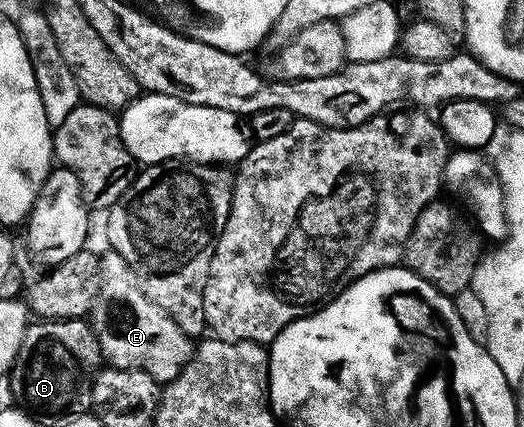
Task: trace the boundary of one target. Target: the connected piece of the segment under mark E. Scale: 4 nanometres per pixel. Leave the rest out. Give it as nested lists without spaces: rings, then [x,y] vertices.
[[[107,251],[107,254],[97,261],[97,280],[95,282],[95,296],[91,298],[91,312],[89,314],[89,324],[95,332],[95,338],[99,344],[102,356],[107,357],[112,366],[117,369],[144,369],[150,377],[154,377],[160,383],[172,381],[179,373],[180,369],[191,359],[193,352],[192,342],[157,307],[157,303],[147,300],[143,294],[143,288],[139,286],[139,280],[135,278],[135,273],[121,259],[121,255],[114,251]]]

